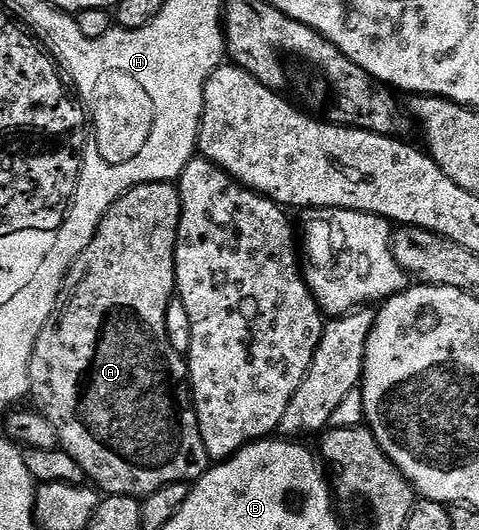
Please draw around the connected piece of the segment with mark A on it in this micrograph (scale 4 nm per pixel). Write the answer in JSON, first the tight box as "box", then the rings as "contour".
{"box":[30,182,212,497],"contour":[[[173,182],[145,183],[139,187],[133,187],[128,194],[120,197],[108,209],[103,217],[101,225],[96,229],[92,241],[84,249],[84,253],[78,255],[78,259],[66,275],[62,283],[62,291],[54,306],[52,317],[40,329],[40,337],[36,337],[36,345],[32,349],[30,358],[30,395],[35,399],[42,414],[56,425],[58,442],[61,450],[80,464],[86,471],[87,480],[95,488],[101,489],[106,495],[133,495],[145,497],[156,493],[156,489],[164,489],[164,485],[173,483],[197,483],[204,473],[210,470],[212,460],[208,449],[204,449],[204,437],[200,437],[200,425],[198,414],[194,412],[194,396],[190,390],[188,378],[187,360],[176,349],[172,349],[172,341],[168,341],[168,325],[166,324],[166,310],[168,305],[176,297],[176,257],[174,246],[178,240],[178,226],[182,216],[182,202],[177,186]]]}

